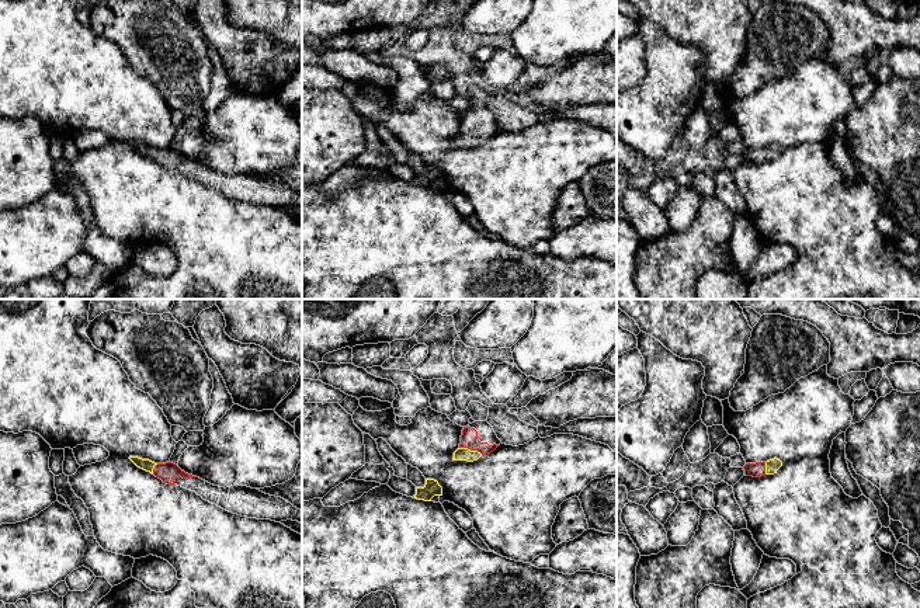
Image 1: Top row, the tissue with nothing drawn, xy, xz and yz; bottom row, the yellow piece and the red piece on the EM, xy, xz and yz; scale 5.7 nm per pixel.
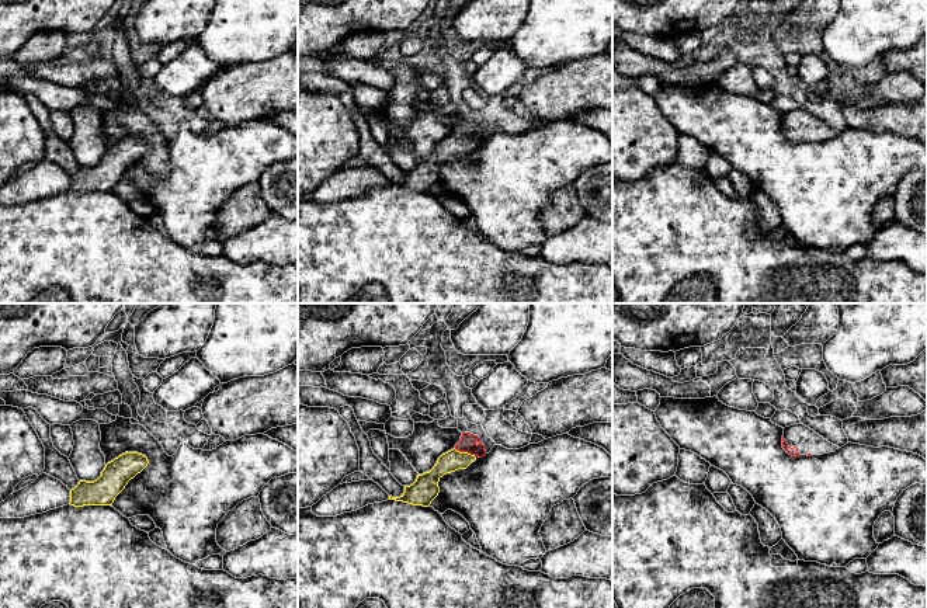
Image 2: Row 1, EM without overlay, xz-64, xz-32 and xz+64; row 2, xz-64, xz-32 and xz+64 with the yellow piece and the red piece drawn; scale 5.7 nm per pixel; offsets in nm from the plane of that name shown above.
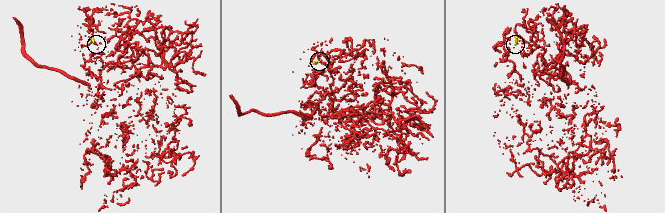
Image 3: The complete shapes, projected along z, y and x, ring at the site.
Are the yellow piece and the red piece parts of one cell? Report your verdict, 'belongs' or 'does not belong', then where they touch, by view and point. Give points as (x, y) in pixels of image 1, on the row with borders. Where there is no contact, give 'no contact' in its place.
belongs | xz (469, 450)

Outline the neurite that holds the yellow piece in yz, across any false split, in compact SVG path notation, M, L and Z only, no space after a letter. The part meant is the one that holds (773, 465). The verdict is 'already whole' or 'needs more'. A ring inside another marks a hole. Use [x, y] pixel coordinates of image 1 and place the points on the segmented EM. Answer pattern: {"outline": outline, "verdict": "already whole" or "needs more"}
{"outline": "M777 458L767 462L746 463L743 466L746 476L761 477L764 475L774 475L782 466L782 462Z", "verdict": "needs more"}

